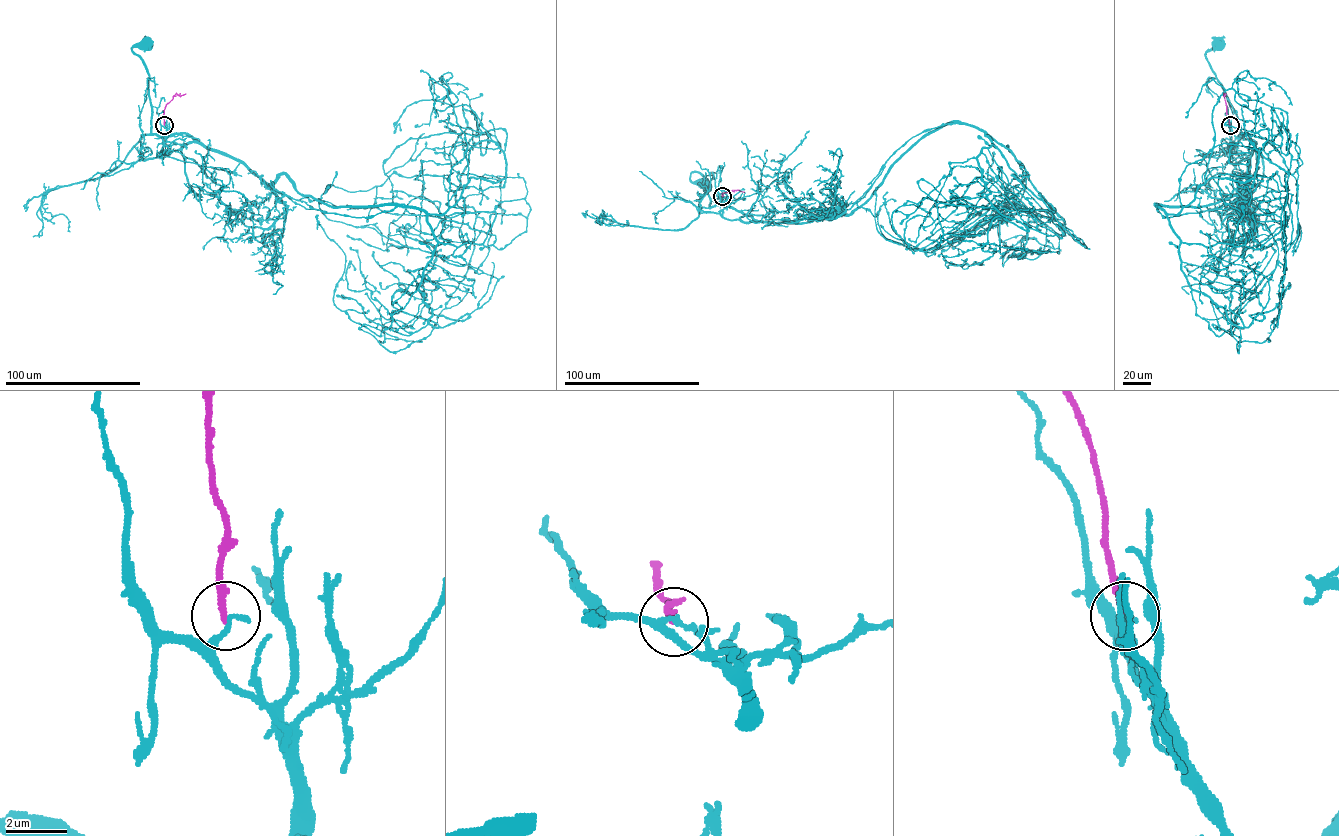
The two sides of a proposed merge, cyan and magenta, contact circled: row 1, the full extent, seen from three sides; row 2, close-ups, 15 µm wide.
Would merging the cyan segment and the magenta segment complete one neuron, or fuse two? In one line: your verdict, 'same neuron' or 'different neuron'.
different neuron

